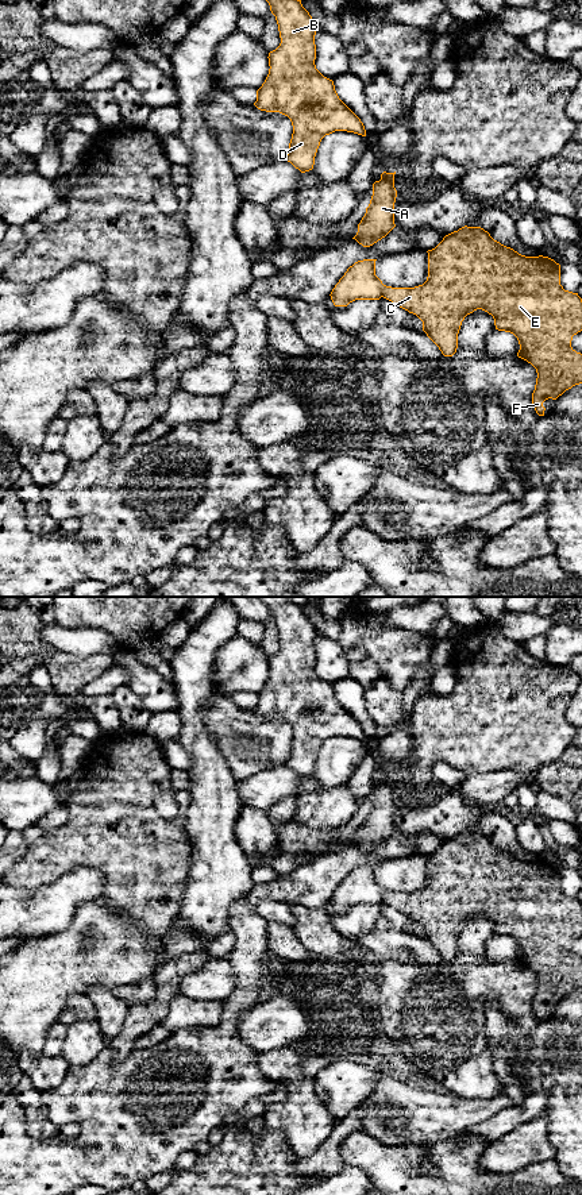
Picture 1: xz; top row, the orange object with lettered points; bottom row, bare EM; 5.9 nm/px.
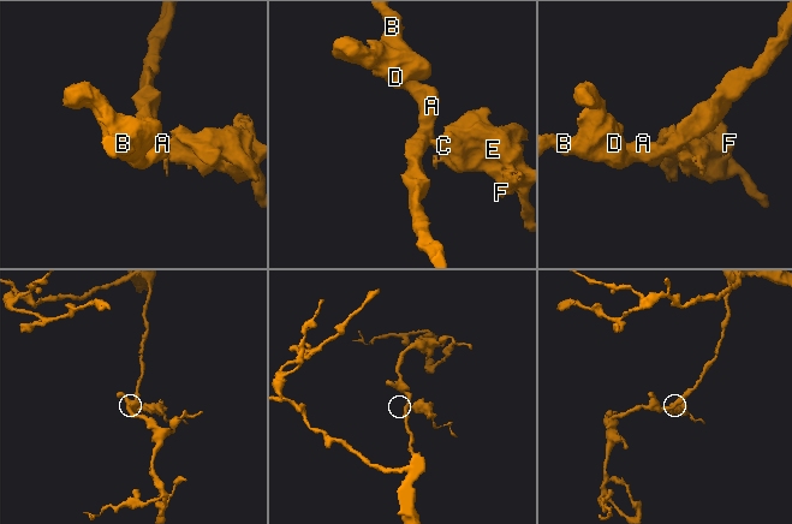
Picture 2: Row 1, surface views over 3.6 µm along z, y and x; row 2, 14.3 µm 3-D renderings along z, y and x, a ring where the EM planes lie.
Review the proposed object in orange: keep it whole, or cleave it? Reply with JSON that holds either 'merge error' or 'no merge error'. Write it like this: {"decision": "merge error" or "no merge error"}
{"decision": "merge error"}

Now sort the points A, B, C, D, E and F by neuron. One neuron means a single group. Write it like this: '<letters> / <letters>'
A B D / C E F

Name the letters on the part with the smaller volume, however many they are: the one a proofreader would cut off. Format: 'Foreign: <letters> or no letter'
Foreign: C, E, F

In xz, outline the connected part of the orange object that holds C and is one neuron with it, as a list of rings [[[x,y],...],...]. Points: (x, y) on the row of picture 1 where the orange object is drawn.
[[[462,227],[458,231],[454,231],[443,238],[443,240],[432,250],[428,250],[428,277],[423,285],[415,288],[392,288],[383,285],[382,297],[392,301],[394,305],[408,311],[409,313],[416,315],[423,321],[423,331],[427,336],[439,347],[444,356],[452,356],[458,348],[458,334],[465,317],[473,313],[477,309],[482,309],[493,316],[496,329],[505,331],[513,334],[520,344],[520,350],[517,356],[531,363],[537,373],[535,390],[532,393],[532,404],[539,416],[544,416],[546,408],[543,402],[548,398],[556,400],[562,396],[566,390],[571,389],[575,385],[582,383],[582,354],[577,352],[571,347],[573,336],[582,331],[582,298],[578,293],[573,293],[564,290],[560,285],[560,265],[556,263],[554,259],[548,257],[525,257],[519,254],[510,247],[501,244],[500,242],[494,240],[487,231],[481,227]]]

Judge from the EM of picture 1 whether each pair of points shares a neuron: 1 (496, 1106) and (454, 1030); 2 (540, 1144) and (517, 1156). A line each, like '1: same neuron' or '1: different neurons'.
1: different neurons
2: same neuron

